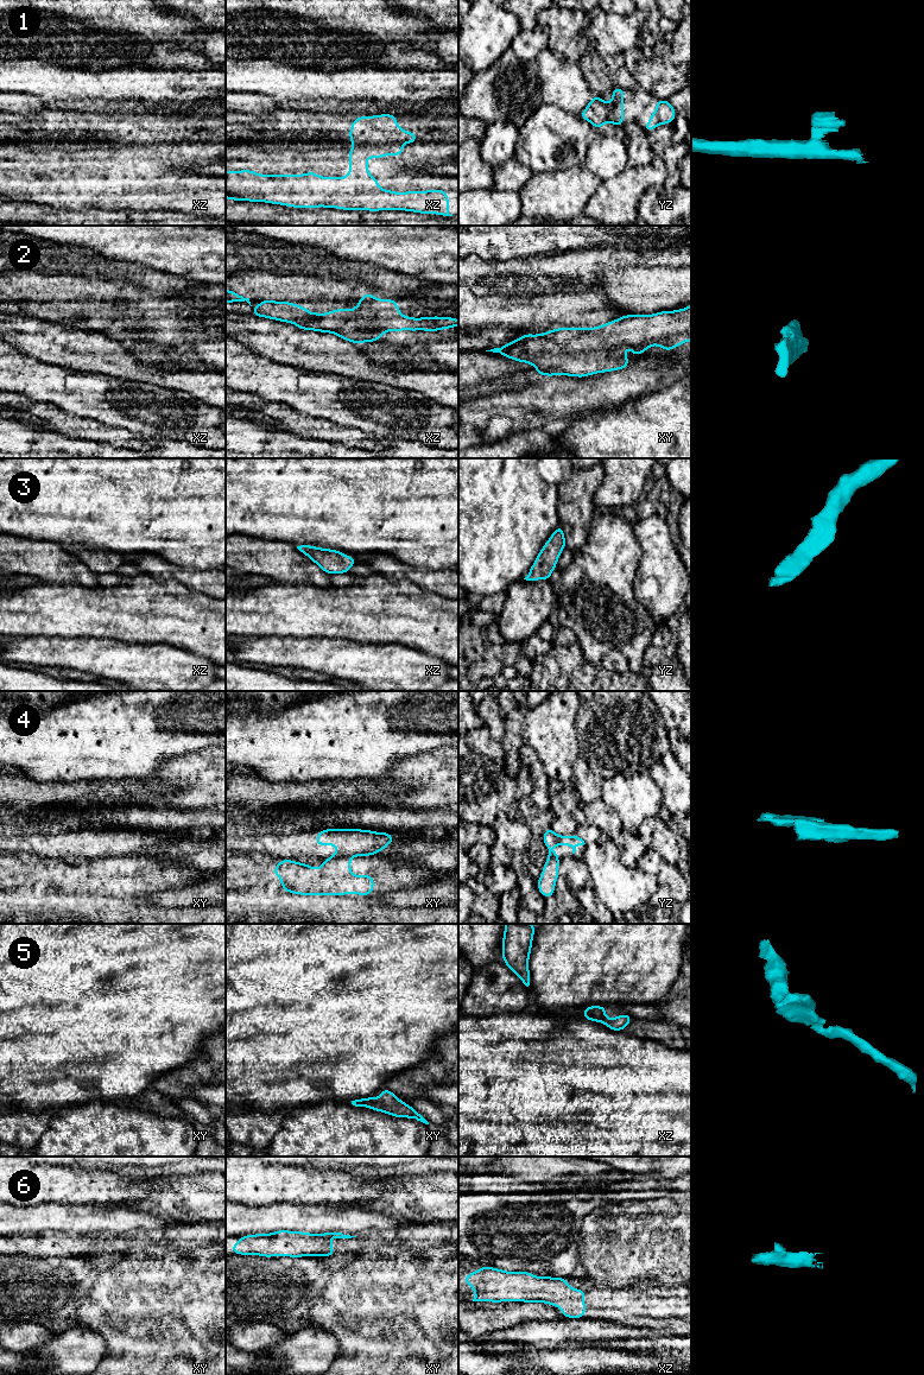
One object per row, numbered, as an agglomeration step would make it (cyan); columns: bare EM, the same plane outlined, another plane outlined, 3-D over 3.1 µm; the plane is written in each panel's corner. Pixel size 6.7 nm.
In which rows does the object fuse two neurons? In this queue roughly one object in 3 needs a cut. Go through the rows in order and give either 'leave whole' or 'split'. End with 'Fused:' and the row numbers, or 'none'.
1: split
2: leave whole
3: leave whole
4: split
5: leave whole
6: leave whole
Fused: 1, 4

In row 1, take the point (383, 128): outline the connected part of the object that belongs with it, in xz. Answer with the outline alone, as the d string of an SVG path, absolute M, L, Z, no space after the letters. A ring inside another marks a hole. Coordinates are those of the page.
M380 114L374 116L359 116L352 121L349 140L357 145L374 144L416 144L417 135L406 132L397 125L397 116L393 114Z

